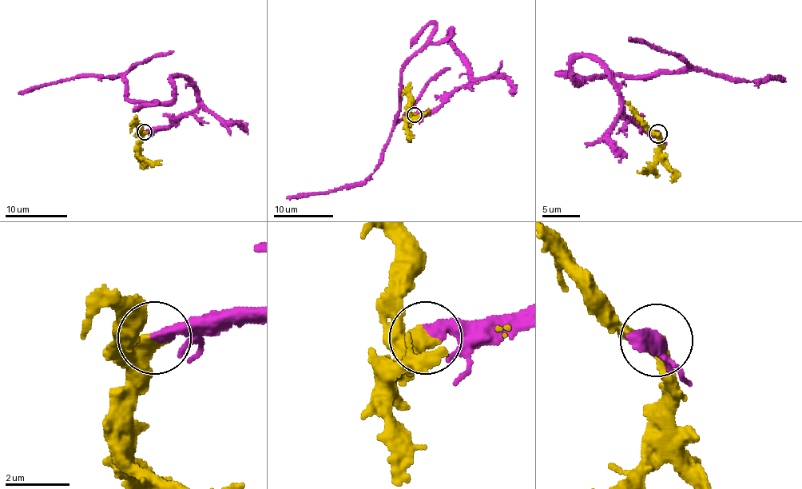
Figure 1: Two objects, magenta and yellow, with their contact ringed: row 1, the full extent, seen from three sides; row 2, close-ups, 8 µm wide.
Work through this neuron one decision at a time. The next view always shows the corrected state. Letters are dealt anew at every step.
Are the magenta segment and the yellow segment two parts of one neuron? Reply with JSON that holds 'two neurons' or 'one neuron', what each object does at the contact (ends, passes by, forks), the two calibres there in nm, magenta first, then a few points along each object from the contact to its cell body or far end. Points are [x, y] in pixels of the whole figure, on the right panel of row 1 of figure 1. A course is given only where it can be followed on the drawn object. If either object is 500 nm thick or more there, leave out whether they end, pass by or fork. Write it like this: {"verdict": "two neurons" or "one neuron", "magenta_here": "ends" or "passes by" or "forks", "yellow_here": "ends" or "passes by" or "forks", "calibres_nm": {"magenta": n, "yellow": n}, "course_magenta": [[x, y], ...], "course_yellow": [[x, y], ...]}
{"verdict": "one neuron", "calibres_nm": {"magenta": 360, "yellow": 550}, "course_magenta": [[657, 133], [623, 112], [619, 85], [598, 61], [578, 56], [570, 77], [581, 81], [696, 70], [784, 80]], "course_yellow": [[657, 133], [660, 145], [657, 158], [651, 166], [637, 171]]}

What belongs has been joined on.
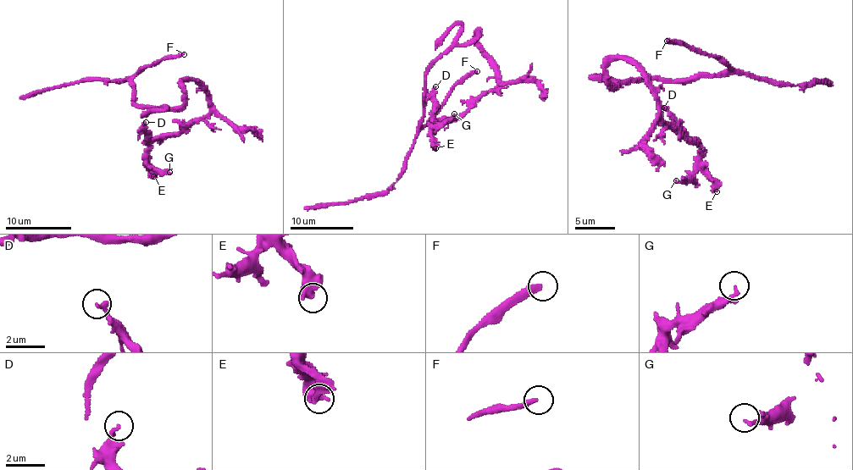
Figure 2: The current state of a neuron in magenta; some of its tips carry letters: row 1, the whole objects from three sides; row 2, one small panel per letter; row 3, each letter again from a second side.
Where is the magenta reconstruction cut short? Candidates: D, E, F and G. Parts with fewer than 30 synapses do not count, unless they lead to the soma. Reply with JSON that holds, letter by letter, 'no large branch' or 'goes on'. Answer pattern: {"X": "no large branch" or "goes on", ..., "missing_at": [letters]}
{"D": "no large branch", "E": "no large branch", "F": "goes on", "G": "no large branch", "missing_at": ["F"]}

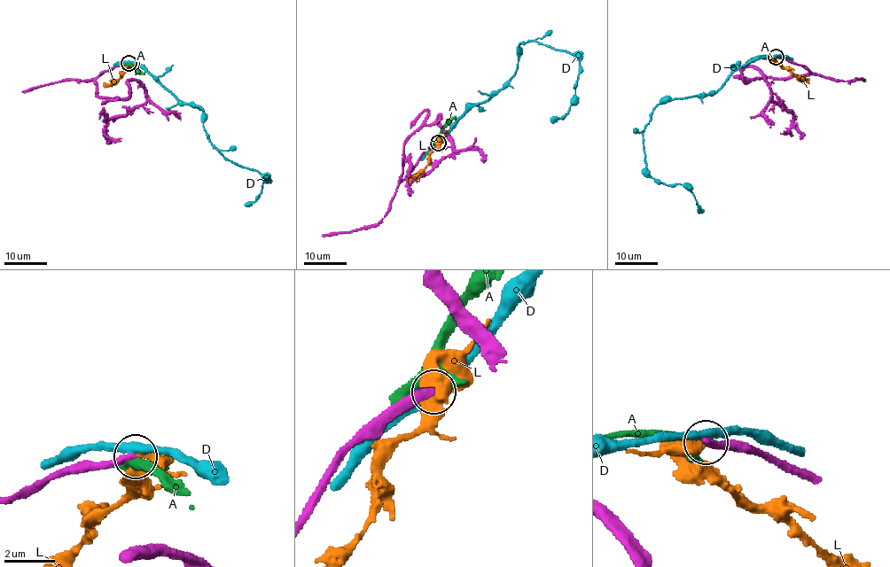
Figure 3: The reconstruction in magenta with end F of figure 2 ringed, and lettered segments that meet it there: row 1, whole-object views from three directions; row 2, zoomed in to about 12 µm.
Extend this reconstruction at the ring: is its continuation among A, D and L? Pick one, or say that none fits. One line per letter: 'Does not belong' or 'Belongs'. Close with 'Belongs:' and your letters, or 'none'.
A: Does not belong
D: Does not belong
L: Belongs
Belongs: L

